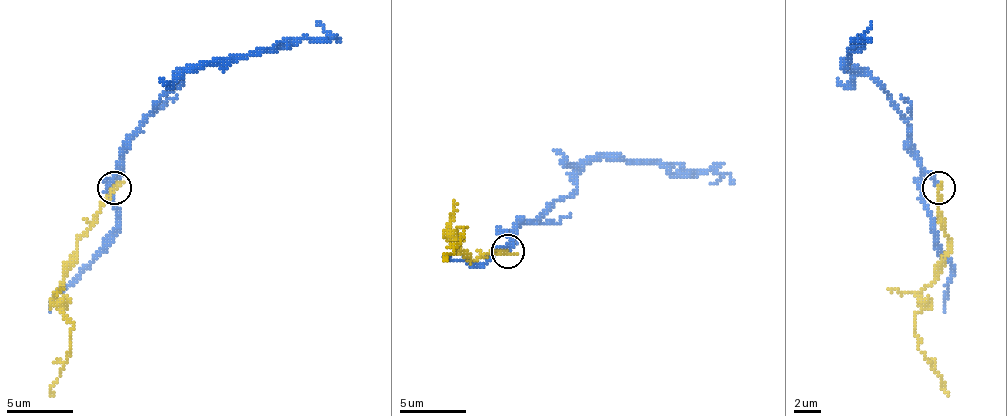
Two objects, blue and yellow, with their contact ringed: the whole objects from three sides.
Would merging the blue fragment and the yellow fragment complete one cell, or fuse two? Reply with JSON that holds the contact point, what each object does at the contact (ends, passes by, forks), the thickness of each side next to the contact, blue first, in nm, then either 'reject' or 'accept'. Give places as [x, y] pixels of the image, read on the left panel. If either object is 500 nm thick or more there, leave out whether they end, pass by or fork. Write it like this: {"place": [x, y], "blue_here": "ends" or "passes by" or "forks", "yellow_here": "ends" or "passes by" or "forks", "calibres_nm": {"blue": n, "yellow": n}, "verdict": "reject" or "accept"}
{"place": [114, 188], "blue_here": "ends", "yellow_here": "ends", "calibres_nm": {"blue": 140, "yellow": 200}, "verdict": "accept"}

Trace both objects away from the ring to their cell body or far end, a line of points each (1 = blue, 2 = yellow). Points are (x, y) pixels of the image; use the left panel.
1: (113, 185), (120, 152), (183, 75), (283, 42), (320, 38), (327, 35), (317, 22)
2: (113, 188), (97, 222), (77, 242), (77, 255), (57, 292), (57, 309), (73, 329), (50, 389), (53, 395)

